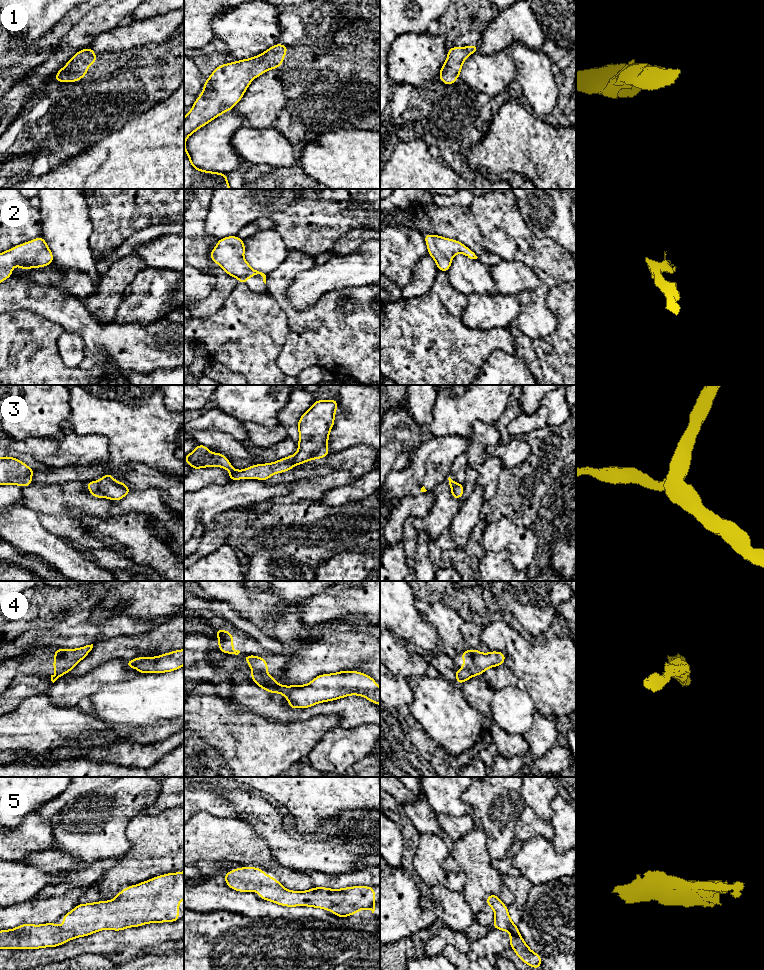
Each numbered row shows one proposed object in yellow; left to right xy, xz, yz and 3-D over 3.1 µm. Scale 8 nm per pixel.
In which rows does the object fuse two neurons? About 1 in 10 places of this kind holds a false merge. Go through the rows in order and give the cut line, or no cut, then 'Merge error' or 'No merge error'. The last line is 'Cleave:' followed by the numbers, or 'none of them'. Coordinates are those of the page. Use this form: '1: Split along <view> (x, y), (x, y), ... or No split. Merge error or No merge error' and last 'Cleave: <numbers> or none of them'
1: No split. No merge error
2: No split. No merge error
3: No split. No merge error
4: Split along xz (253, 670), (263, 672). Merge error
5: No split. No merge error
Cleave: 4

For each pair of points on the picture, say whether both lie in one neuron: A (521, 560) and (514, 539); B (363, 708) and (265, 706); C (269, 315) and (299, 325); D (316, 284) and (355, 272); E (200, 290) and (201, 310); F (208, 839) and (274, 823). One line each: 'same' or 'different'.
A: same
B: same
C: different
D: same
E: different
F: different

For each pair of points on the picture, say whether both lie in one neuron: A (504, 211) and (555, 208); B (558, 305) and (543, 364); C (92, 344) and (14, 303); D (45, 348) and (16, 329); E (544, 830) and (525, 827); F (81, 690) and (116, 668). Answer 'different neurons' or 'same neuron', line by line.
A: different neurons
B: same neuron
C: same neuron
D: same neuron
E: same neuron
F: same neuron

